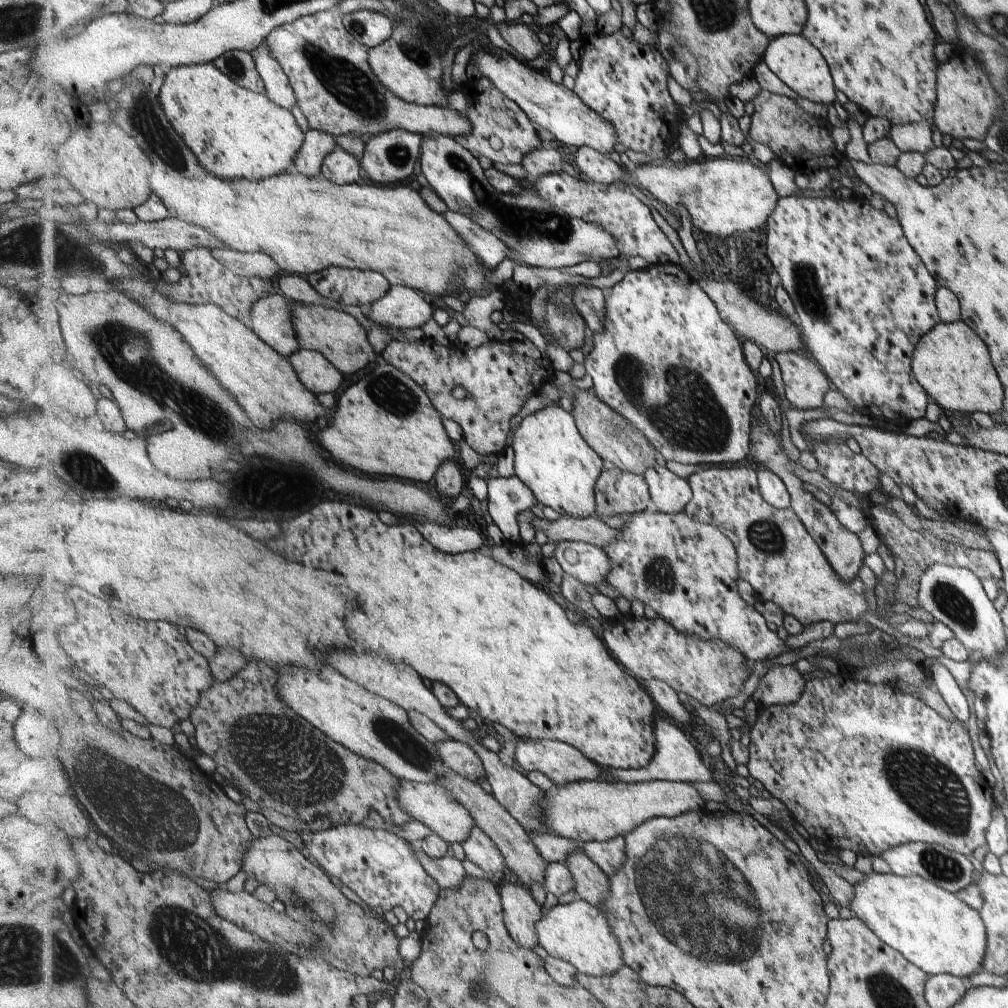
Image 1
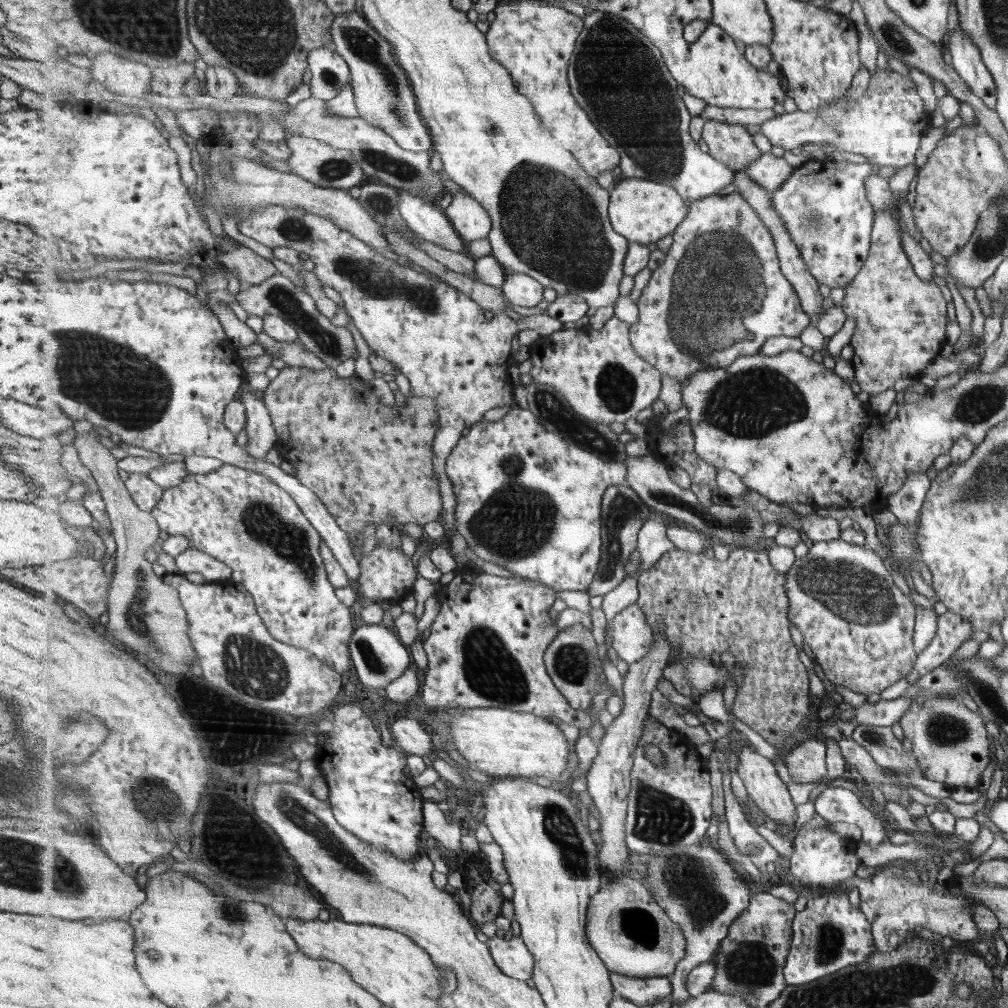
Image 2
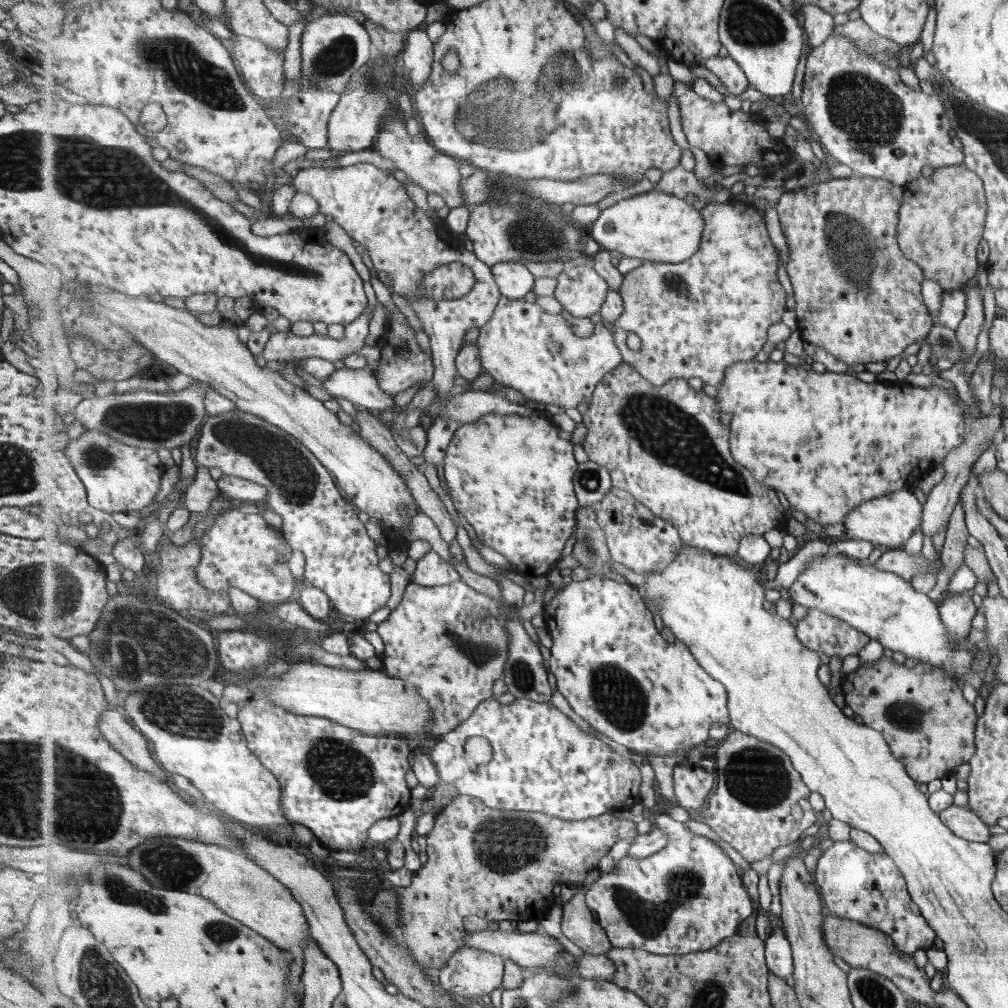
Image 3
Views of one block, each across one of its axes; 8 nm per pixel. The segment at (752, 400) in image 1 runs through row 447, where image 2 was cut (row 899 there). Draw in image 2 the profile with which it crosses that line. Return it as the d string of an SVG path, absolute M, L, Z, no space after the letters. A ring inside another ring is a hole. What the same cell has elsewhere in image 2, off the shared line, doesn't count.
M695 844L691 850L673 855L646 856L644 862L648 865L645 884L687 938L687 957L677 963L677 970L671 975L673 1002L686 1002L693 997L687 990L687 975L715 957L731 925L750 907L751 886L733 868L732 861L713 846Z

